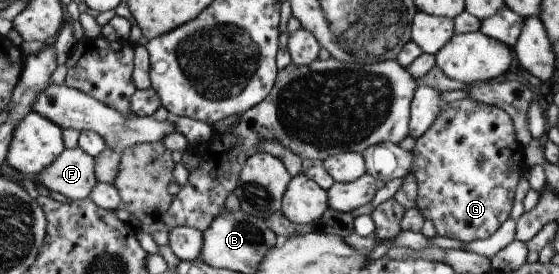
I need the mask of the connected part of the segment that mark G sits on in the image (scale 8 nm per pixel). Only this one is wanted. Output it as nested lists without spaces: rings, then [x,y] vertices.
[[[472,98],[459,99],[458,101],[451,101],[451,103],[443,102],[439,117],[431,123],[428,131],[424,135],[417,138],[415,147],[410,151],[413,155],[413,163],[411,163],[410,174],[413,175],[415,183],[417,183],[417,197],[415,197],[416,209],[423,217],[423,220],[429,219],[435,226],[435,235],[450,239],[455,239],[460,242],[471,242],[475,240],[487,239],[491,237],[504,221],[509,218],[511,205],[513,205],[513,198],[517,181],[525,169],[524,164],[524,147],[517,141],[512,127],[511,119],[497,107],[489,106],[485,103],[477,102]]]

